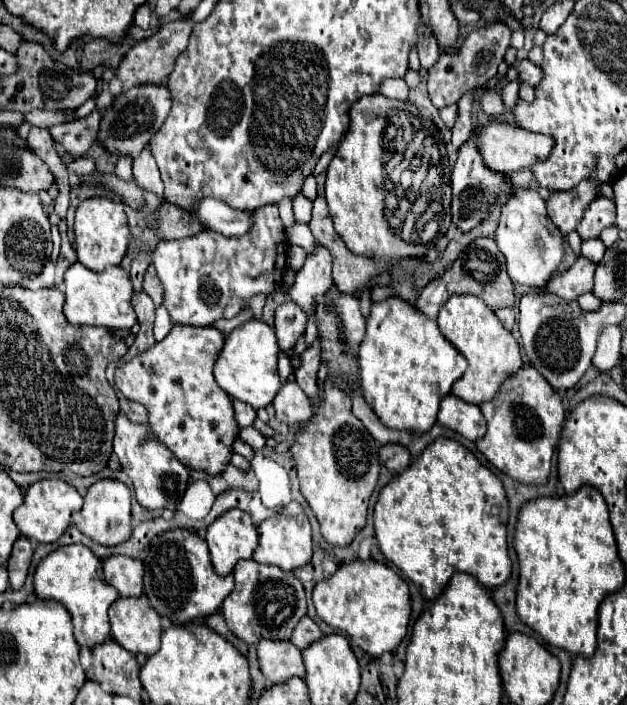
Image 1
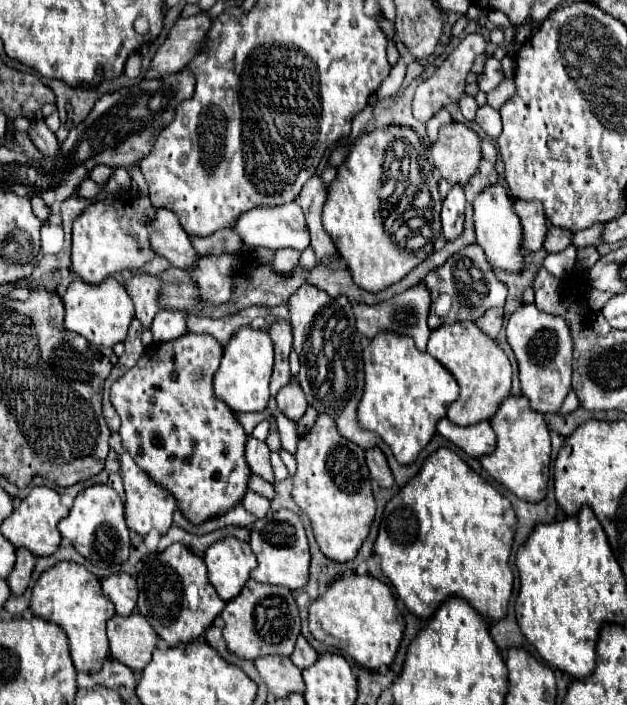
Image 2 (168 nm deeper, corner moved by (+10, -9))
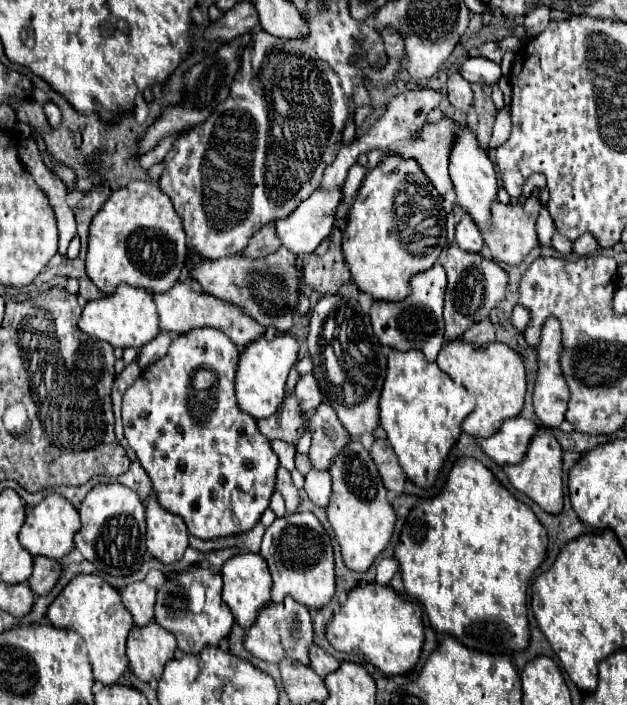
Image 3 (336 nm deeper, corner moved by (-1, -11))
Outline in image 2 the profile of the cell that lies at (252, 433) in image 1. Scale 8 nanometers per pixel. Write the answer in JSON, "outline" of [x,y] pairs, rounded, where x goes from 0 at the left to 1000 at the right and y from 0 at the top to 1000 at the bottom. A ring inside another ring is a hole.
{"outline":[[[394,618],[391,652],[397,655],[400,670],[419,675],[423,681],[435,678],[435,667],[432,667],[432,658],[429,658],[429,635],[423,633],[423,627],[416,627],[404,618]]]}

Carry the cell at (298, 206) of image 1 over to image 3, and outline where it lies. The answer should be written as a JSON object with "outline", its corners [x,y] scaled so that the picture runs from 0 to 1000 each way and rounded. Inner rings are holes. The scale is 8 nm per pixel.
{"outline":[[[507,267],[459,309],[440,312],[440,329],[443,329],[443,338],[450,340],[450,349],[472,357],[475,363],[501,357],[526,335],[526,326],[530,326],[533,312],[536,312],[536,298],[539,298],[545,281],[549,281],[545,272],[523,272],[520,267]]]}

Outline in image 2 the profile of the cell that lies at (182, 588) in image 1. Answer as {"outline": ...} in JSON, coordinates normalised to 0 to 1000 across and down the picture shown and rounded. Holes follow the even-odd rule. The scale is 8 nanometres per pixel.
{"outline":[[[276,772],[266,780],[250,783],[225,797],[219,809],[219,831],[219,865],[238,879],[238,885],[266,911],[266,916],[314,908],[359,862],[359,854],[330,823],[324,791],[289,772]]]}

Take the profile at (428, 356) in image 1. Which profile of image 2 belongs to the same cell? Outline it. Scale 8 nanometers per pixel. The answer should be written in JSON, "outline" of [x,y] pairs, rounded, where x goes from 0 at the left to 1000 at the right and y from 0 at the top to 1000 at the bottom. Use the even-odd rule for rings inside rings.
{"outline":[[[604,471],[579,496],[582,550],[569,576],[569,601],[608,618],[627,638],[636,658],[656,658],[694,616],[694,604],[710,593],[713,579],[729,567],[732,548],[722,530],[691,511],[684,499],[665,496],[659,479]]]}

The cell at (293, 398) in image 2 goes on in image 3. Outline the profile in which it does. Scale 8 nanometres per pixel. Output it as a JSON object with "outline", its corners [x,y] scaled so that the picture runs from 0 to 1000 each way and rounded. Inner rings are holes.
{"outline":[[[498,528],[478,533],[475,545],[472,545],[472,562],[475,562],[475,570],[478,570],[478,579],[491,587],[498,582],[504,582],[510,576],[510,570],[517,567],[514,565],[514,556],[504,545],[504,536],[498,533]]]}

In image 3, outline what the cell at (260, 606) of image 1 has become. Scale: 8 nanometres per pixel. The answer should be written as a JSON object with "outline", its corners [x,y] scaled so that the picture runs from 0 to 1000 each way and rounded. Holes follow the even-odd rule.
{"outline":[[[456,848],[447,857],[427,857],[421,865],[415,865],[411,879],[402,891],[396,891],[396,902],[389,908],[389,916],[399,928],[408,933],[427,936],[427,939],[447,939],[447,936],[475,936],[485,945],[491,945],[491,919],[498,916],[498,877],[491,862],[469,854],[466,848]]]}

